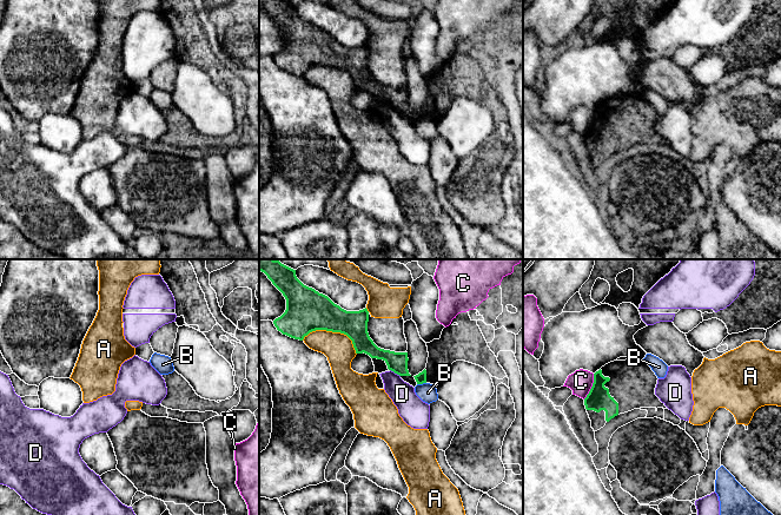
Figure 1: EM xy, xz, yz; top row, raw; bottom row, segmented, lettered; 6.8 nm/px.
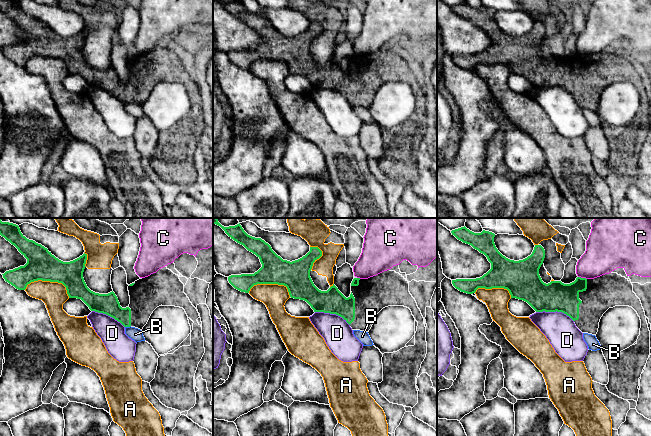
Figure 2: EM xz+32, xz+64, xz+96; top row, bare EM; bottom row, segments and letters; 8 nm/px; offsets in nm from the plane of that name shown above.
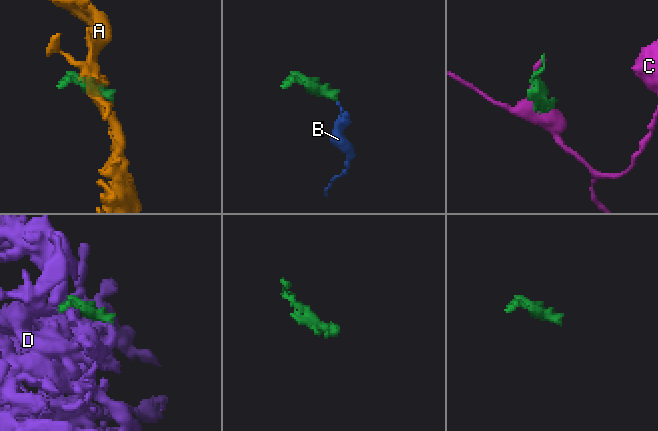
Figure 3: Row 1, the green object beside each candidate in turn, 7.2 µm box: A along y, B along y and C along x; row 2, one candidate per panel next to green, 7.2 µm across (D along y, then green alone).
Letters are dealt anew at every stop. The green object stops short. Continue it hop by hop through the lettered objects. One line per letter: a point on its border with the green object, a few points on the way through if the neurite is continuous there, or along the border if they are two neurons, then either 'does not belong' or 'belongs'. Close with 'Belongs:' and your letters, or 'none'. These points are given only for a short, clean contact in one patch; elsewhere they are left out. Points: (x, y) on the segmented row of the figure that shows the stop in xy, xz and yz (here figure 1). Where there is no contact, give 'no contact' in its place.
A: meets green in xz at (333, 331); does not belong
B: meets green in xz at (421, 383); border along xz (425, 382), (417, 384); does not belong
C: meets green in yz at (591, 387); border along yz (594, 374), (591, 388), (583, 398); does not belong
D: meets green in xz at (395, 372); does not belong
Belongs: none

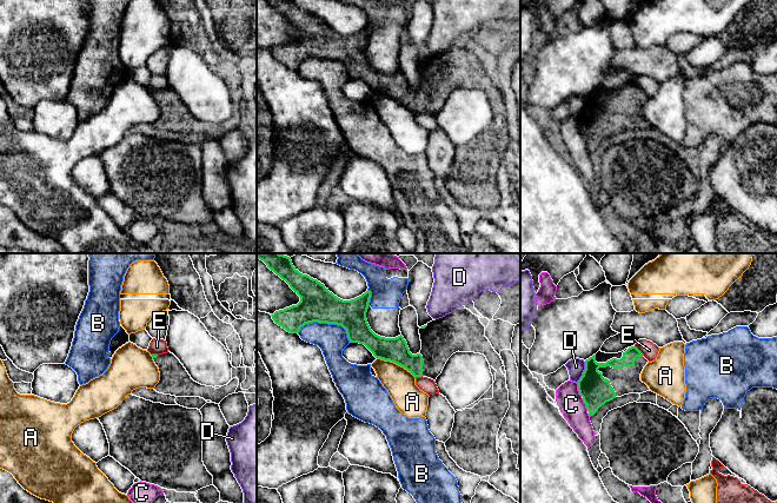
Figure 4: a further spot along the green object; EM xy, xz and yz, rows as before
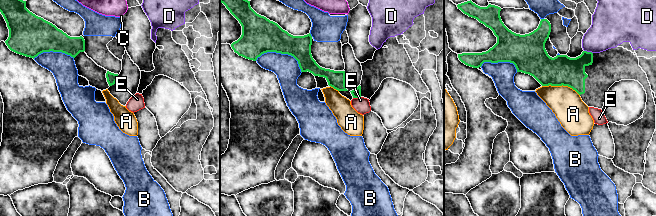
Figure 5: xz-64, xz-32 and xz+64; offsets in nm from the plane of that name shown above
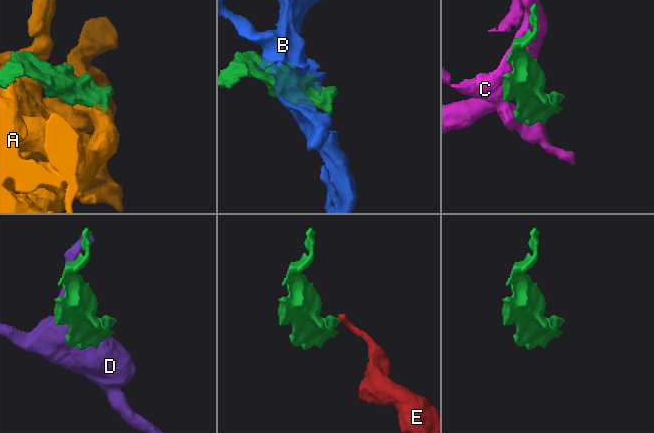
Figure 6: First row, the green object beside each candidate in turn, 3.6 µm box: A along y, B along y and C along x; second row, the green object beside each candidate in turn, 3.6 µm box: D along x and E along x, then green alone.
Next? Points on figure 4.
A: meets green in xz at (396, 363); does not belong
B: meets green in xz at (326, 322); does not belong
C: meets green in yz at (578, 390); does not belong
D: meets green in yz at (583, 372); border along yz (585, 362), (585, 369), (577, 383); does not belong
E: meets green in yz at (638, 350); border along yz (635, 345), (643, 355); does not belong
Belongs: none

